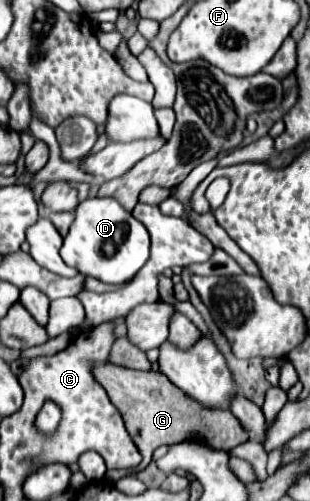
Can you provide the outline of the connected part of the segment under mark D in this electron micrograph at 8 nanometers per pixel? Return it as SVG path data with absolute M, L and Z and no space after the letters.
M94 197L84 199L76 207L76 219L64 237L60 257L70 267L76 267L82 275L100 279L102 283L122 285L136 271L144 267L150 255L150 237L146 227L132 217L116 199L112 197Z

